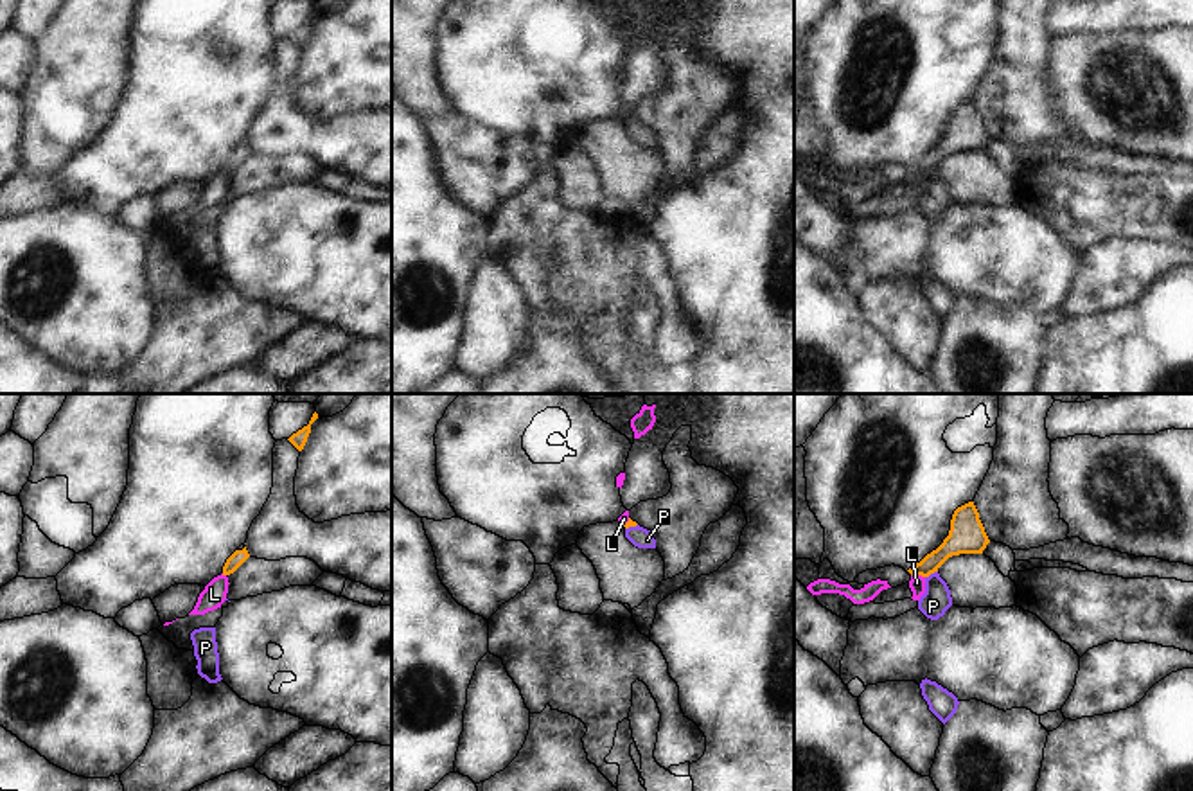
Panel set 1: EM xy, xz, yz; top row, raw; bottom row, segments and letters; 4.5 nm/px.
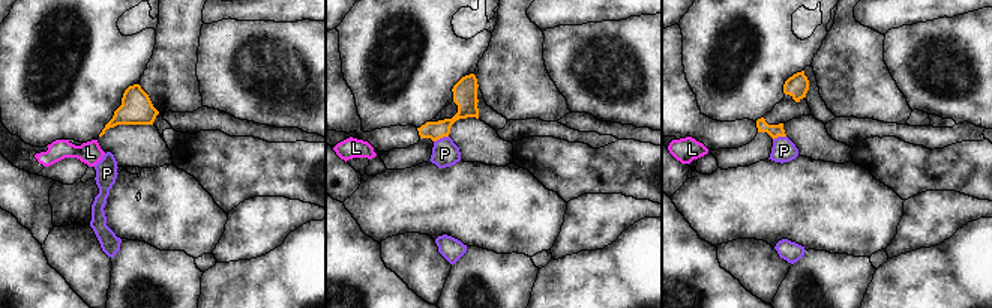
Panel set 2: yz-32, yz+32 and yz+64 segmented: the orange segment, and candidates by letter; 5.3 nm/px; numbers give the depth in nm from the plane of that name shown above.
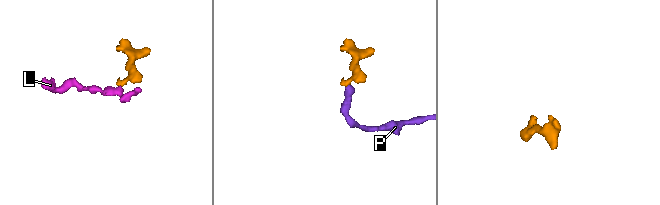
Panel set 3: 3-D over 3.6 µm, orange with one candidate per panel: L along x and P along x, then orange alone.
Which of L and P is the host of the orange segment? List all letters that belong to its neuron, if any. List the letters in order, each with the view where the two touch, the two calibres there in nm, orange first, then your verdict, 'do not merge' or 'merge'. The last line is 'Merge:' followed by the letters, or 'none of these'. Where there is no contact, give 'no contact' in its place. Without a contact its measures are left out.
L: yz | 130/70 nm | do not merge
P: yz | 160/130 nm | merge
Merge: P

